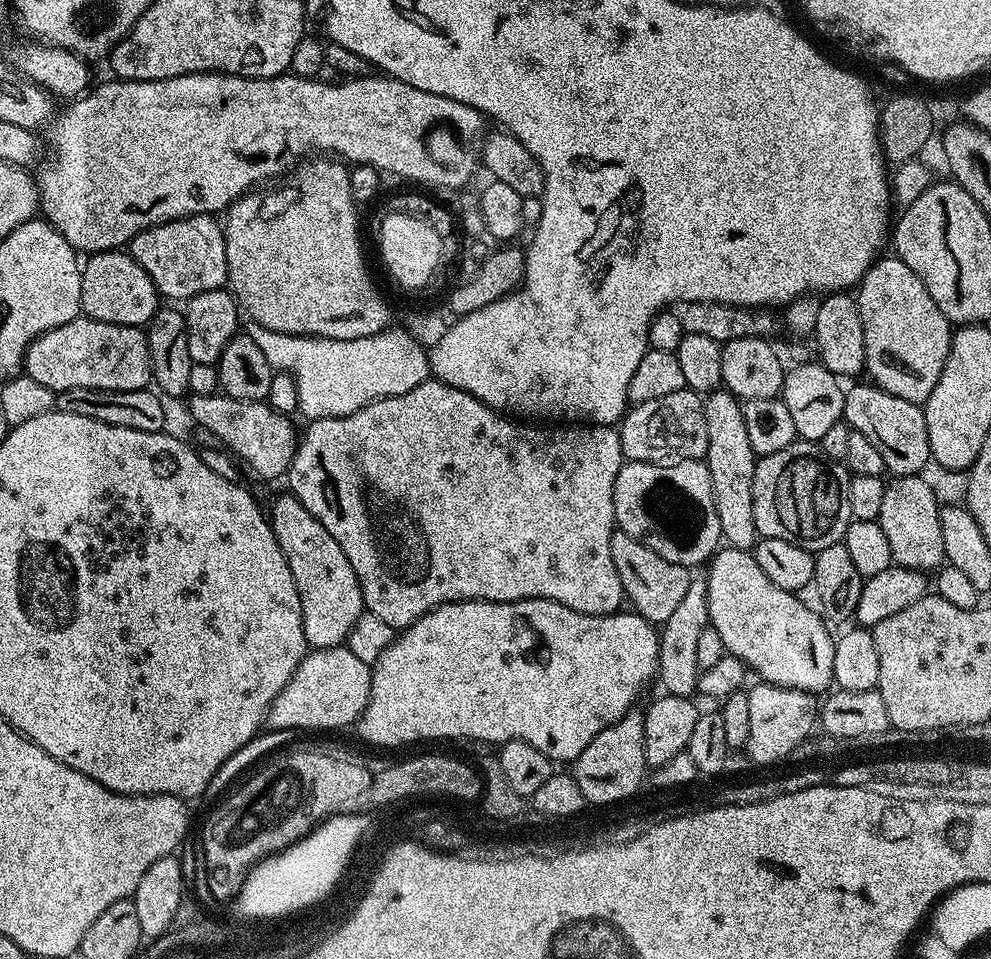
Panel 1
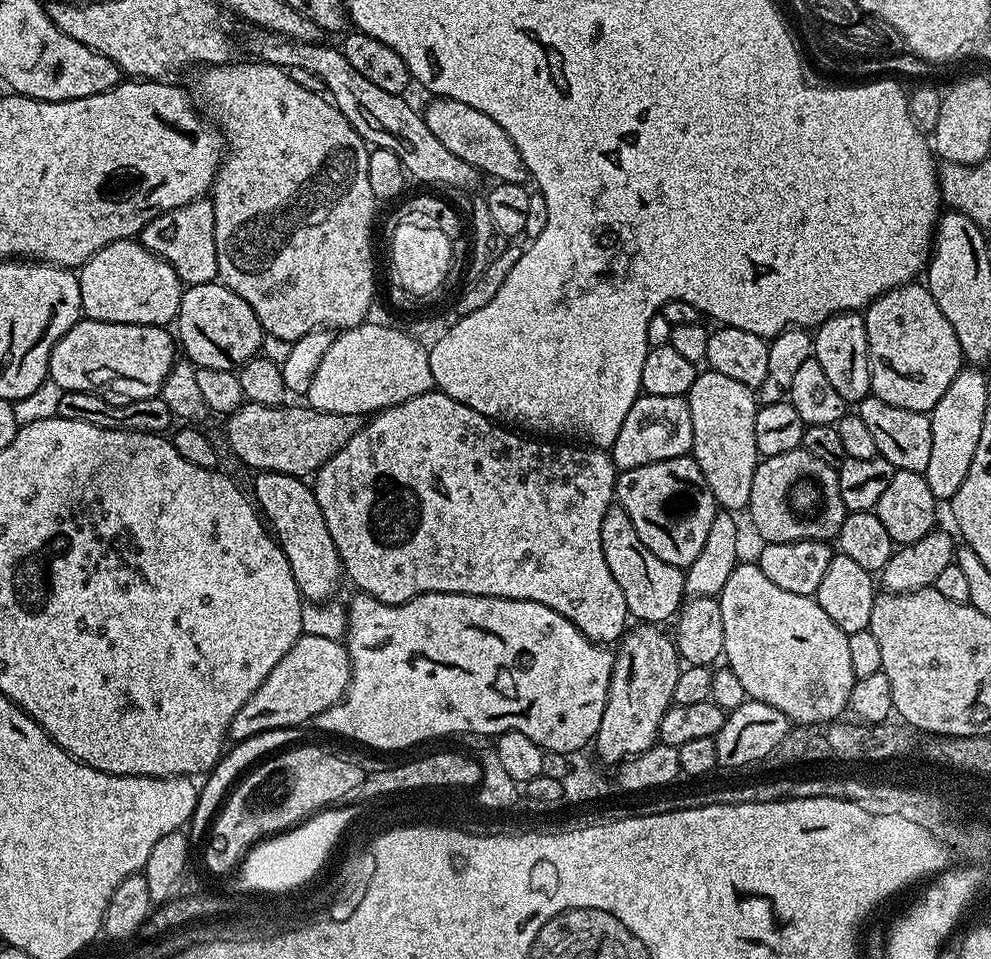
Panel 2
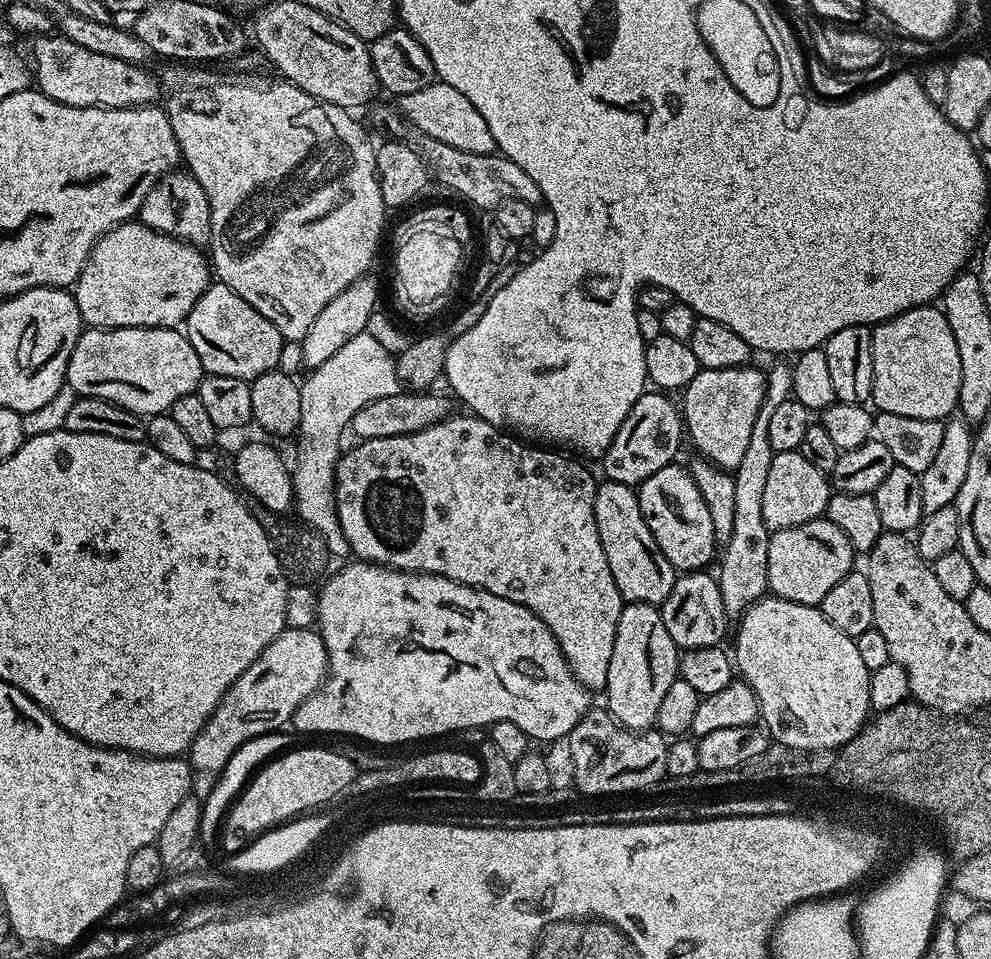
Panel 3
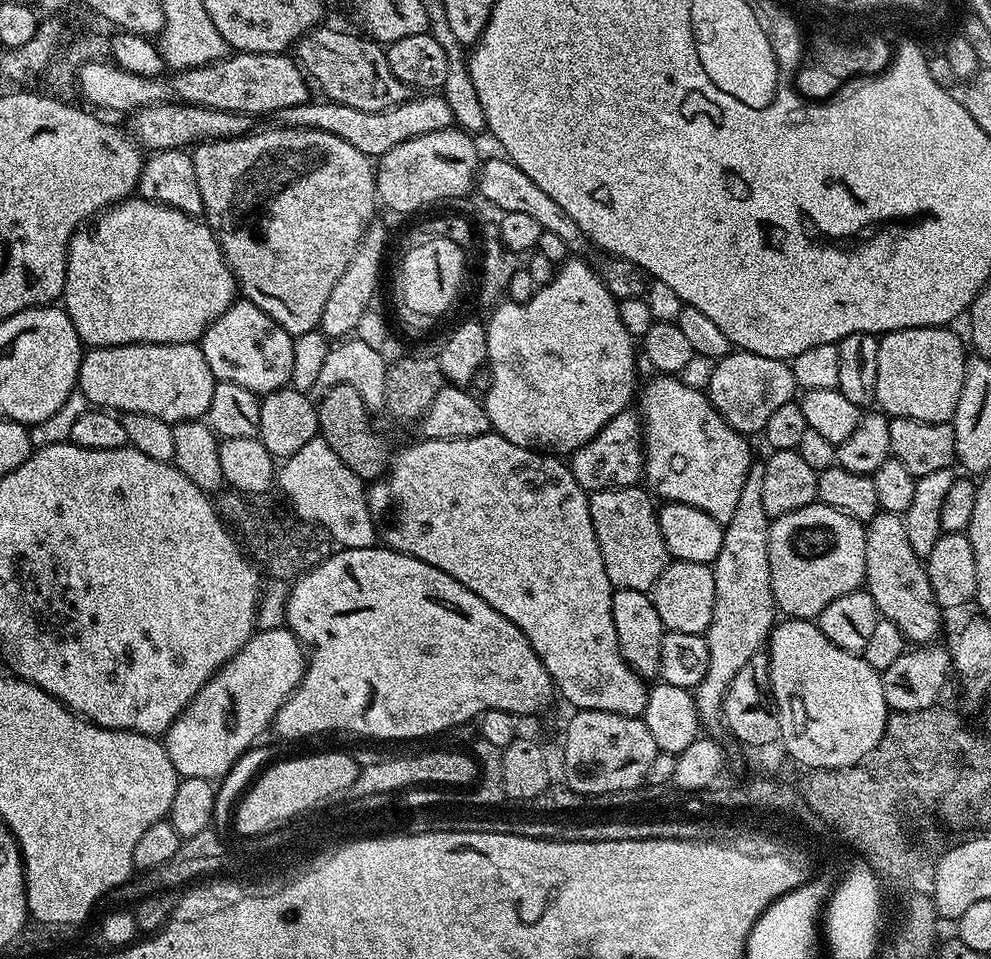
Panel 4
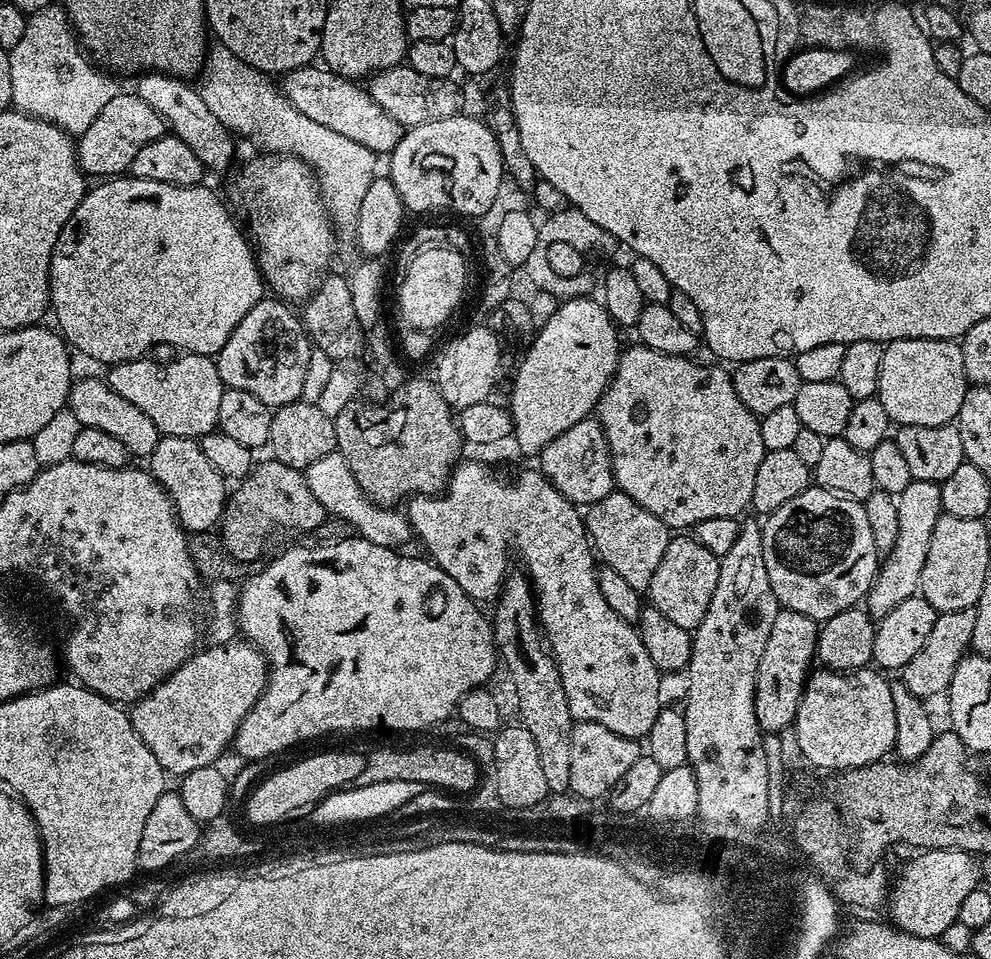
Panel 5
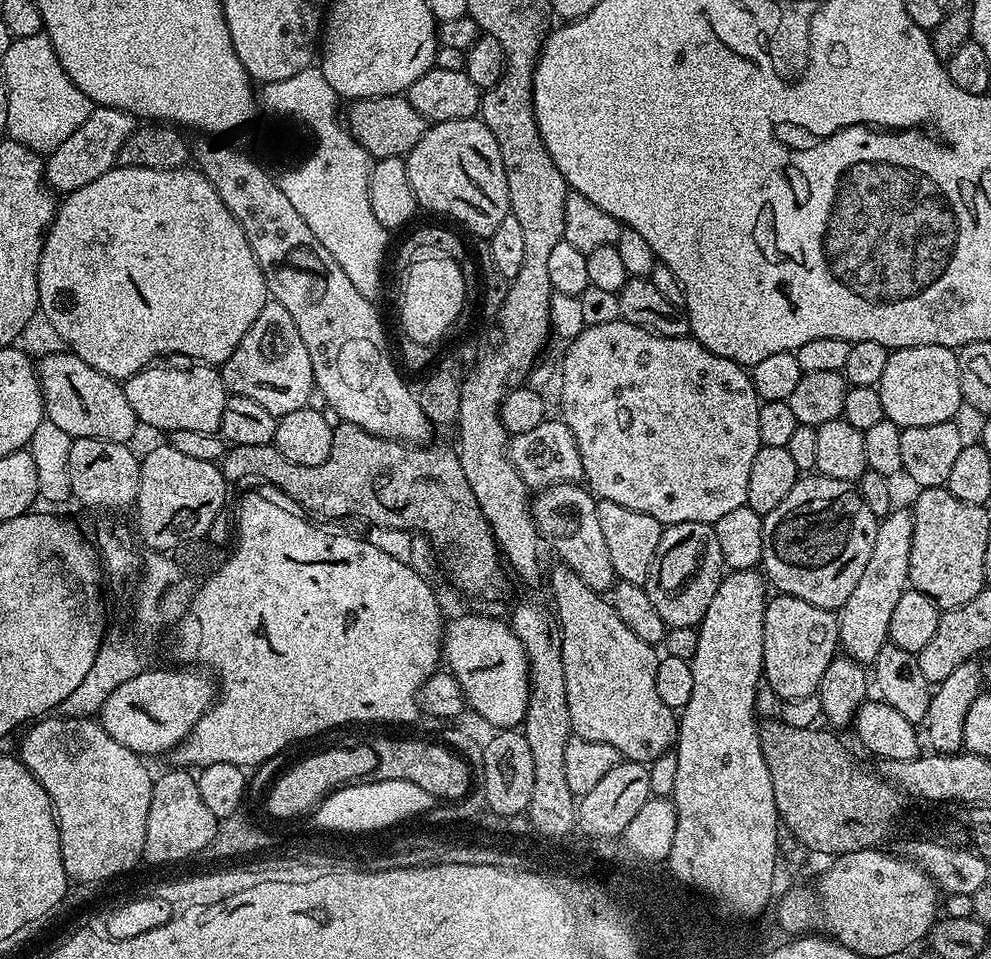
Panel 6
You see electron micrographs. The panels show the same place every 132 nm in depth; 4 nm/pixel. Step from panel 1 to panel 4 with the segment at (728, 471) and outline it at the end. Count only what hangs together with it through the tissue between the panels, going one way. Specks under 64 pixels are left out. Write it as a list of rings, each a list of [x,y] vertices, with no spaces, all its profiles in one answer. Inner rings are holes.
[[[732,350],[721,360],[715,361],[711,368],[712,373],[708,376],[708,388],[706,387],[708,400],[719,410],[722,418],[731,428],[745,434],[753,434],[752,432],[756,432],[756,434],[763,433],[770,414],[774,414],[774,410],[779,410],[781,406],[793,403],[798,392],[791,363],[766,358],[762,354]]]

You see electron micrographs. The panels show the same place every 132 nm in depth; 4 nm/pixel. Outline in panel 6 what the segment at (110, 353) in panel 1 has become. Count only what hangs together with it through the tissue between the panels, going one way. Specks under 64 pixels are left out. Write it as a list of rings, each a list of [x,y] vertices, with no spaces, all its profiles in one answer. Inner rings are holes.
[[[149,366],[141,370],[138,374],[134,374],[129,380],[123,381],[122,387],[126,394],[126,402],[130,402],[130,410],[134,410],[137,421],[141,425],[144,424],[148,428],[157,428],[158,431],[164,434],[170,434],[174,430],[202,430],[203,432],[219,433],[220,423],[222,422],[222,410],[226,406],[229,398],[229,391],[224,386],[224,379],[220,377],[219,371],[212,366],[188,366],[192,368],[156,368],[160,366]]]

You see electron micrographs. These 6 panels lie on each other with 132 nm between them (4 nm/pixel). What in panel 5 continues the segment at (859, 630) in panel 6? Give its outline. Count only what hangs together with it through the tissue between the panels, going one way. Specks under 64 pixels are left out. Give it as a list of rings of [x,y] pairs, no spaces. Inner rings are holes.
[[[912,480],[910,486],[906,486],[906,490],[902,490],[902,494],[896,497],[896,505],[898,506],[898,538],[895,539],[891,550],[883,557],[876,579],[872,581],[872,589],[866,597],[866,611],[876,622],[879,622],[886,614],[890,614],[890,610],[894,610],[898,602],[919,593],[922,566],[926,566],[926,553],[930,551],[930,537],[934,535],[934,526],[942,514],[940,485],[925,480]]]

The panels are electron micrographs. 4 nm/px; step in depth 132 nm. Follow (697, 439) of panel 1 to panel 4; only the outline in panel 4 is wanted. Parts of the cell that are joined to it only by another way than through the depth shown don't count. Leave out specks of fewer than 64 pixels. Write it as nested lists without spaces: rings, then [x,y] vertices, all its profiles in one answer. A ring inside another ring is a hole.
[[[625,410],[617,414],[590,442],[571,453],[570,467],[578,486],[591,494],[607,488],[630,488],[641,483],[644,475],[644,445],[642,421],[635,411]]]

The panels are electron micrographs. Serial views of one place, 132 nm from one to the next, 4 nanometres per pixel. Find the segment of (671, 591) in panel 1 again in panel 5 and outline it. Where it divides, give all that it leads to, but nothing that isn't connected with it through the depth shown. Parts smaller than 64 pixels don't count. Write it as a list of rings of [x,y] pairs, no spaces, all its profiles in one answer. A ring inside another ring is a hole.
[[[614,490],[606,494],[598,502],[587,505],[586,527],[588,539],[605,568],[614,570],[636,592],[647,593],[650,582],[654,578],[654,570],[658,570],[658,562],[662,562],[662,554],[666,554],[666,546],[670,539],[670,530],[650,510],[638,506],[634,498],[625,492]]]

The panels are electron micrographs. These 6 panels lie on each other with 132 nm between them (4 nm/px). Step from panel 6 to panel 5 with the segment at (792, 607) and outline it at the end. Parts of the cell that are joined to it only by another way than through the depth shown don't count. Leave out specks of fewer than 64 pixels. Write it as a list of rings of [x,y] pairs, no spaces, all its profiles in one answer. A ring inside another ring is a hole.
[[[780,608],[774,618],[774,626],[770,630],[770,638],[766,638],[766,650],[762,654],[762,662],[758,662],[756,671],[756,717],[761,732],[780,732],[784,727],[796,723],[796,707],[804,693],[804,685],[808,683],[810,669],[816,660],[817,621],[806,618],[806,614],[798,614],[789,608]]]

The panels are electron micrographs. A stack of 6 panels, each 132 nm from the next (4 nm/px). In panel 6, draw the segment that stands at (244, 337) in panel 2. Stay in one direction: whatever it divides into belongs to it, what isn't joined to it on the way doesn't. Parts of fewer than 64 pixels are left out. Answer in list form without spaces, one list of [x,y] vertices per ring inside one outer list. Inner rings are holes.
[[[273,299],[262,306],[262,314],[254,318],[254,326],[246,330],[246,338],[238,342],[234,354],[230,354],[219,373],[231,395],[254,398],[258,406],[270,410],[277,418],[308,407],[308,399],[314,391],[310,354],[306,352],[290,311]]]

